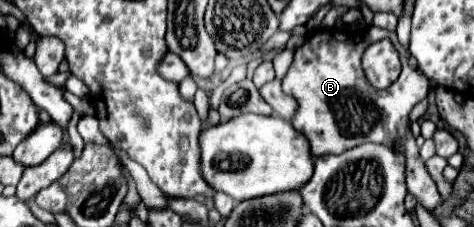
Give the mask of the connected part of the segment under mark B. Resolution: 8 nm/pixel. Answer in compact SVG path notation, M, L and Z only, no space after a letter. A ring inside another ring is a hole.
M370 27L362 33L352 33L344 29L318 29L310 39L296 49L294 61L282 79L284 93L292 95L300 107L292 121L294 129L300 131L308 143L314 157L326 153L342 153L362 143L384 143L384 145L404 145L406 149L406 187L428 211L442 203L434 179L428 175L424 161L418 157L418 147L408 131L408 113L412 107L428 95L430 81L408 63L408 51L400 47L394 33L380 27ZM380 39L392 39L402 59L402 75L386 91L374 91L364 77L360 59L366 47Z

